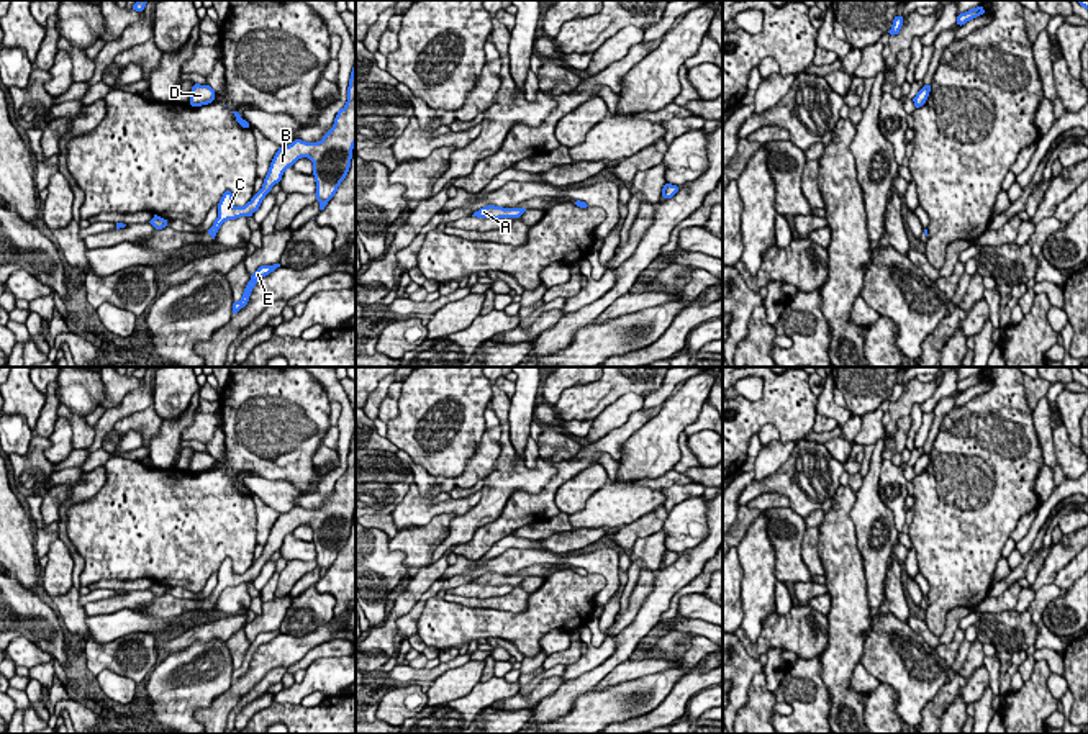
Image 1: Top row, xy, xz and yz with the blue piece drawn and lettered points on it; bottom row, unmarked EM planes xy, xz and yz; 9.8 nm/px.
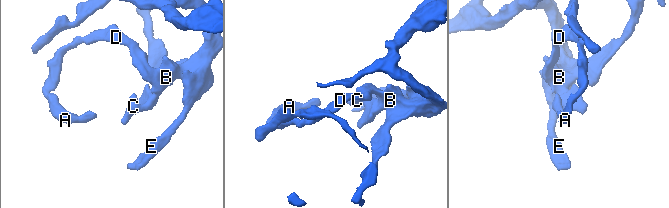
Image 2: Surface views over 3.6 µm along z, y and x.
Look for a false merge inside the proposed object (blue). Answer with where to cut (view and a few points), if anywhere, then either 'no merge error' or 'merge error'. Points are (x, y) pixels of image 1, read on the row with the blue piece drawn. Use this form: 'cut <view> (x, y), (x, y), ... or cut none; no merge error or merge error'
cut none; no merge error

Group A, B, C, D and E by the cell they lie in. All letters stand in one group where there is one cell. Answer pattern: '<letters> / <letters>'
A B C D E

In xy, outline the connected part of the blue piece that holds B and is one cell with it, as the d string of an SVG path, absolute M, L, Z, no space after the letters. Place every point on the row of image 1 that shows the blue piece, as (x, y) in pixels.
M356 59L347 87L347 102L338 111L333 128L318 143L295 139L292 144L279 147L270 162L262 188L244 206L236 206L233 203L233 193L226 190L218 203L218 218L208 229L208 234L215 239L224 221L252 216L272 187L282 180L283 172L301 157L308 157L313 162L313 175L316 182L315 195L320 202L320 210L324 210L349 172L354 146Z

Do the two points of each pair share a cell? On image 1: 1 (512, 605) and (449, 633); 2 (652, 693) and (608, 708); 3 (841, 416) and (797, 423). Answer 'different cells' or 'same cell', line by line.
1: different cells
2: same cell
3: different cells

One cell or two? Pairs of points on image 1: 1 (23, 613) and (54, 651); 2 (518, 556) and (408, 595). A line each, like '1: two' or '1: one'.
1: one
2: two

